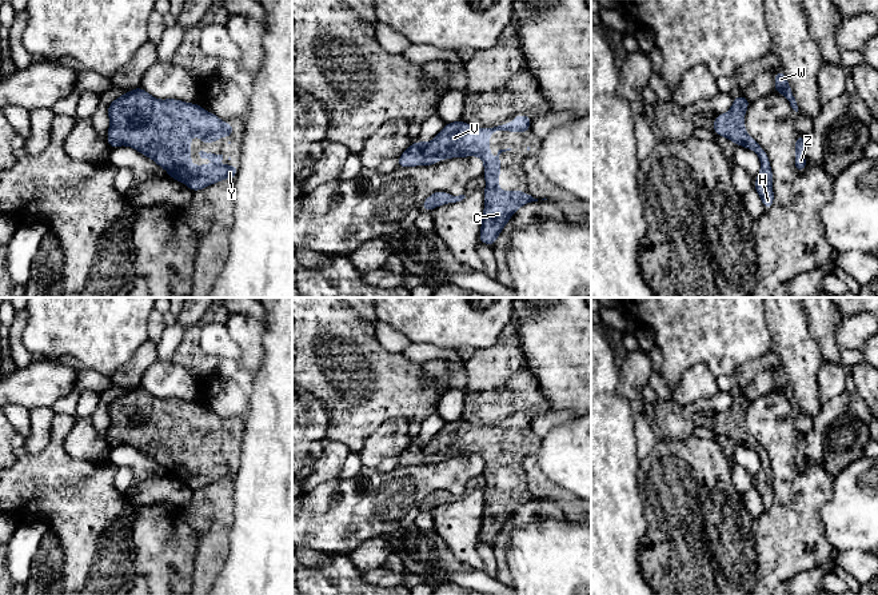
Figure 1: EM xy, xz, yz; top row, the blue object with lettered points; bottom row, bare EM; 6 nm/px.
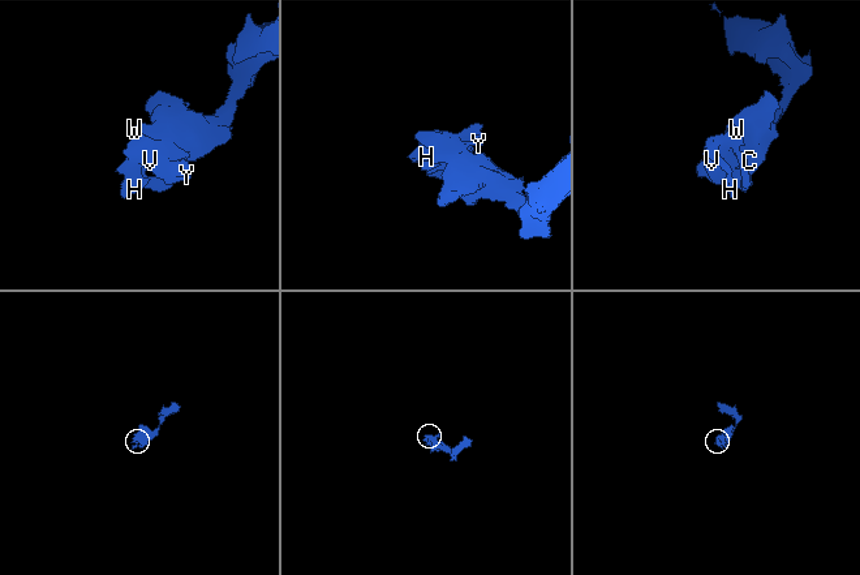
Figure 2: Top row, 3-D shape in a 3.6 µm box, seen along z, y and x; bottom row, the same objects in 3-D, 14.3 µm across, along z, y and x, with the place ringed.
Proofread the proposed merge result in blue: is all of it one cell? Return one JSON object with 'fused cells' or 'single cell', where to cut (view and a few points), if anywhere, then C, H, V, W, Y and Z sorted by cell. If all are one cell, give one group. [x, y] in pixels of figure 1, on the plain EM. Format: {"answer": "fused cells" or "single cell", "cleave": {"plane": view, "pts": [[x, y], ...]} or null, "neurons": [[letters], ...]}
{"answer": "single cell", "cleave": null, "neurons": [["C", "H", "V", "W", "Y", "Z"]]}

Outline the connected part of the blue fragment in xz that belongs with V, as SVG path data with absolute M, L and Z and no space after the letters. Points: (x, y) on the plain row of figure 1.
M515 414L512 422L494 426L475 427L463 419L444 423L443 428L428 442L416 440L399 455L398 467L418 464L434 464L440 458L478 455L484 462L483 475L484 508L478 540L494 544L511 515L524 503L538 500L528 491L522 488L502 490L498 478L502 462L499 454L507 448L499 448L496 456L490 454L491 431L527 431L532 415Z

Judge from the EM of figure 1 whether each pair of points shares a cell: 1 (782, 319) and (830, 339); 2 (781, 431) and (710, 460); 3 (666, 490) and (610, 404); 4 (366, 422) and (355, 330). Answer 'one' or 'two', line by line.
1: two
2: two
3: two
4: one

